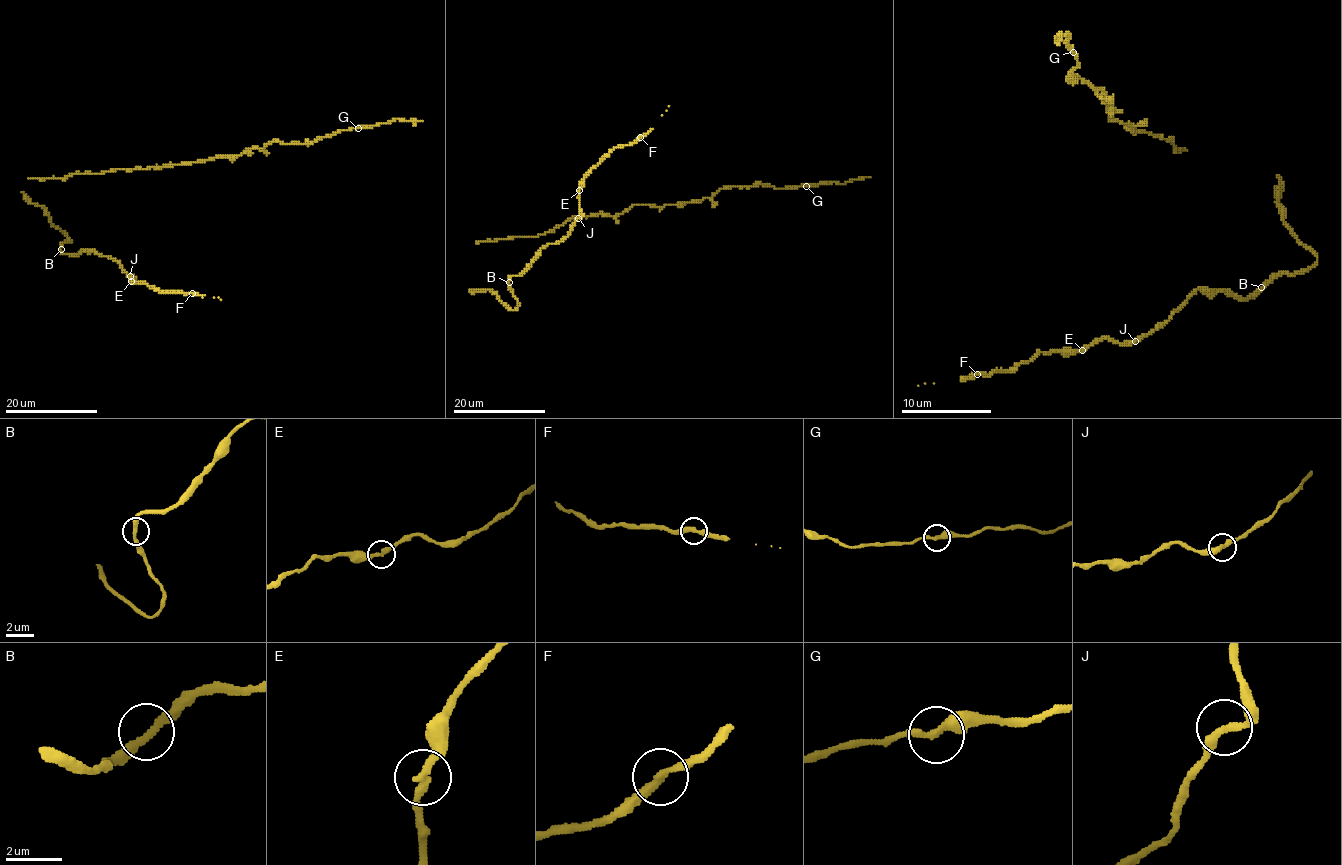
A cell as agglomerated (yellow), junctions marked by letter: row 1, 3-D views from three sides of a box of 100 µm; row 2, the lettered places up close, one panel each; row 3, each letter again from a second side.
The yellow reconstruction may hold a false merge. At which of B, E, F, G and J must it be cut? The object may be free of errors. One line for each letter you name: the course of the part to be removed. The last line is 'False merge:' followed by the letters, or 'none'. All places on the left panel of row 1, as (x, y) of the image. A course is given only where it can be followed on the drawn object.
False merge: none

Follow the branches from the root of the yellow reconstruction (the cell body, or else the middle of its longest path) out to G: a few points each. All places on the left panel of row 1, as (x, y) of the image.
G: (32, 179), (180, 165), (242, 155), (273, 141), (309, 144), (358, 128)

